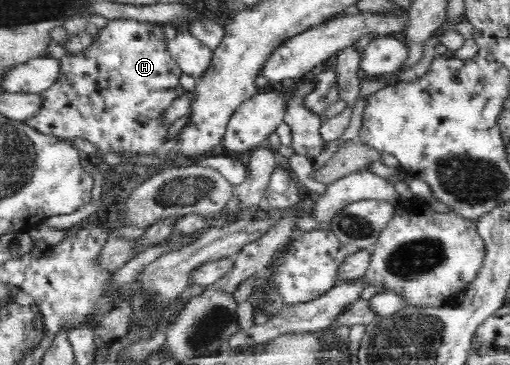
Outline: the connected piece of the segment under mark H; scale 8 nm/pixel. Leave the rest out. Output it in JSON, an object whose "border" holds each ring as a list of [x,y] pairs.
{"border":[[[118,18],[109,20],[94,37],[92,45],[82,53],[68,53],[59,61],[60,77],[53,86],[44,90],[41,108],[37,114],[24,121],[26,125],[39,133],[55,136],[72,142],[75,138],[84,138],[105,152],[132,152],[152,156],[166,142],[168,128],[172,123],[164,121],[164,112],[185,90],[180,85],[181,70],[168,51],[168,38],[164,38],[164,25],[157,22]]]}

